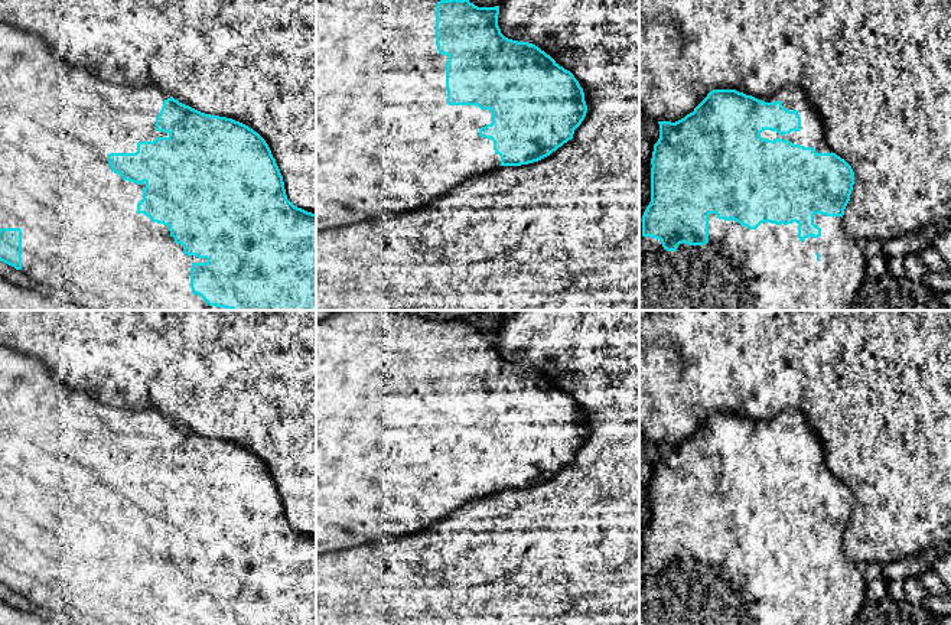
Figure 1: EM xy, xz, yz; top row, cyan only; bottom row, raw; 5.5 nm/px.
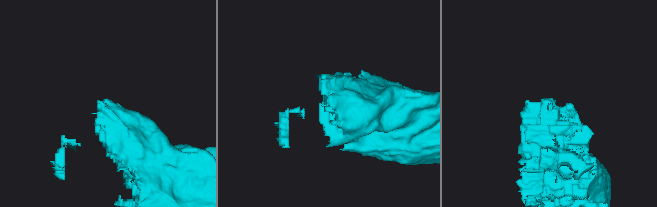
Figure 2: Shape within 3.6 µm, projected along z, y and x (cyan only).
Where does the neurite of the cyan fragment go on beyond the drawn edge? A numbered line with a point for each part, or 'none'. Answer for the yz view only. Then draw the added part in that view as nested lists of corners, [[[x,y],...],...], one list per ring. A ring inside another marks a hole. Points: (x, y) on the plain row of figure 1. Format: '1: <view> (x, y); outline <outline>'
1: yz (790, 595); outline [[[709,538],[709,563],[723,566],[723,573],[733,580],[737,574],[749,574],[763,586],[752,596],[752,613],[746,625],[853,625],[866,600],[864,567],[851,561],[841,540],[814,538],[814,547],[821,551],[818,561],[798,561],[798,547],[761,547],[749,553],[730,543]]]

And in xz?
1: xz (387, 464); outline [[[338,310],[316,322],[316,554],[364,546],[385,536],[420,531],[463,504],[501,491],[501,479],[495,476],[494,465],[479,459],[479,453],[492,446],[491,433],[447,427],[449,380],[437,374],[436,328],[437,325],[429,325],[424,319],[406,319],[393,310]]]

